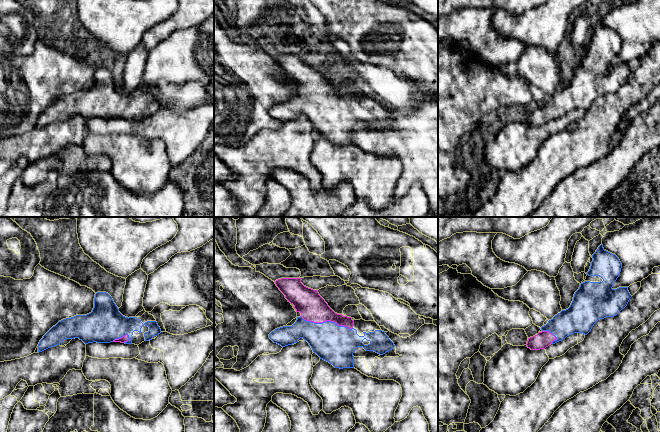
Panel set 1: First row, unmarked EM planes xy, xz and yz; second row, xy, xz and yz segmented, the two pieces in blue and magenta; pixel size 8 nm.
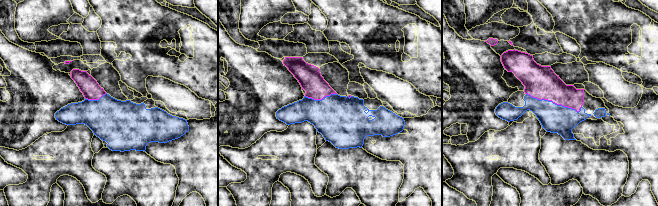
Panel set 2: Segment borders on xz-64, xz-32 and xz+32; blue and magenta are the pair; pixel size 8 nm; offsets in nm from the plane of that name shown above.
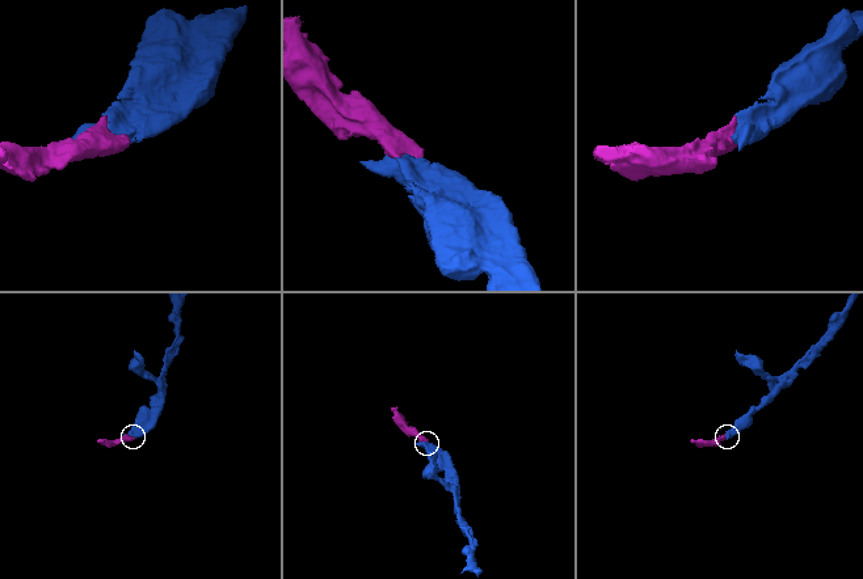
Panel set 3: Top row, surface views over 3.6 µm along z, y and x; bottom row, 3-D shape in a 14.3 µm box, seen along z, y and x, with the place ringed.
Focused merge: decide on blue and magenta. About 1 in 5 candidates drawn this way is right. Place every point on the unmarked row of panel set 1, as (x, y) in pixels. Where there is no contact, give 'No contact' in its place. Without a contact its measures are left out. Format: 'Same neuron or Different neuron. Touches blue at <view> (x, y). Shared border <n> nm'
Same neuron. Touches blue at xz (326, 97). Shared border 440 nm

